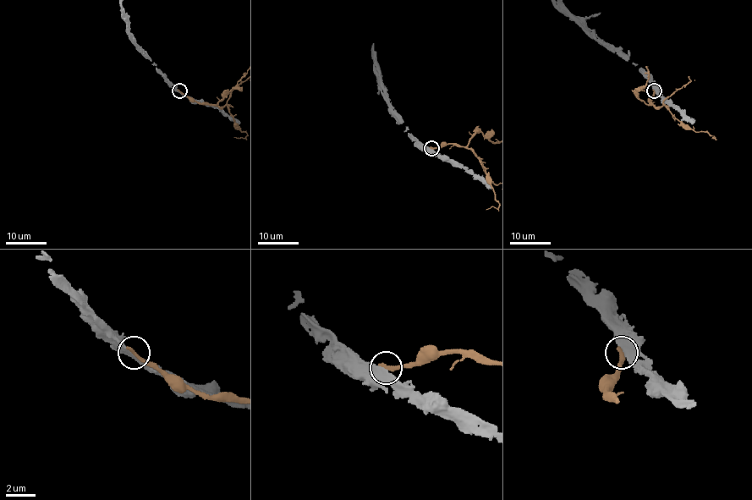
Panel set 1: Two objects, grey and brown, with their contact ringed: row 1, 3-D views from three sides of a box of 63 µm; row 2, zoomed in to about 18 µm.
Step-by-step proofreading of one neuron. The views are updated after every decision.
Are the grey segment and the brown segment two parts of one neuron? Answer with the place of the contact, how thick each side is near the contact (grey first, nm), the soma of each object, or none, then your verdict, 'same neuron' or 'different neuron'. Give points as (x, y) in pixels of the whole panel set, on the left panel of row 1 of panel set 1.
place (179, 90); calibres 480 and 320 nm; soma grey none; soma brown none; different neuron

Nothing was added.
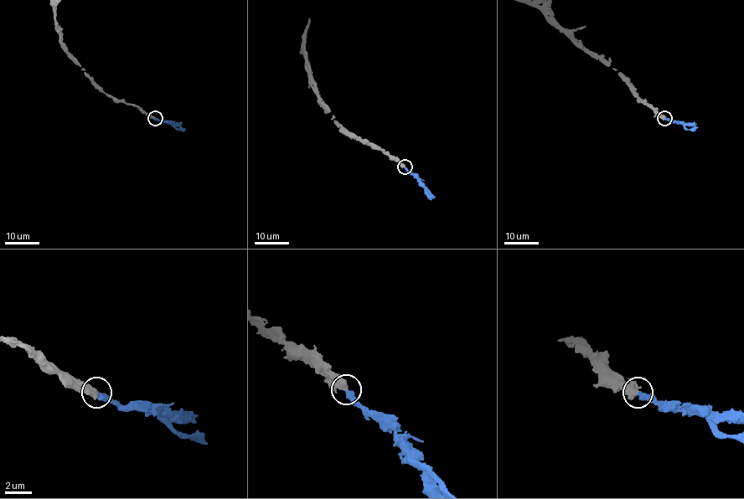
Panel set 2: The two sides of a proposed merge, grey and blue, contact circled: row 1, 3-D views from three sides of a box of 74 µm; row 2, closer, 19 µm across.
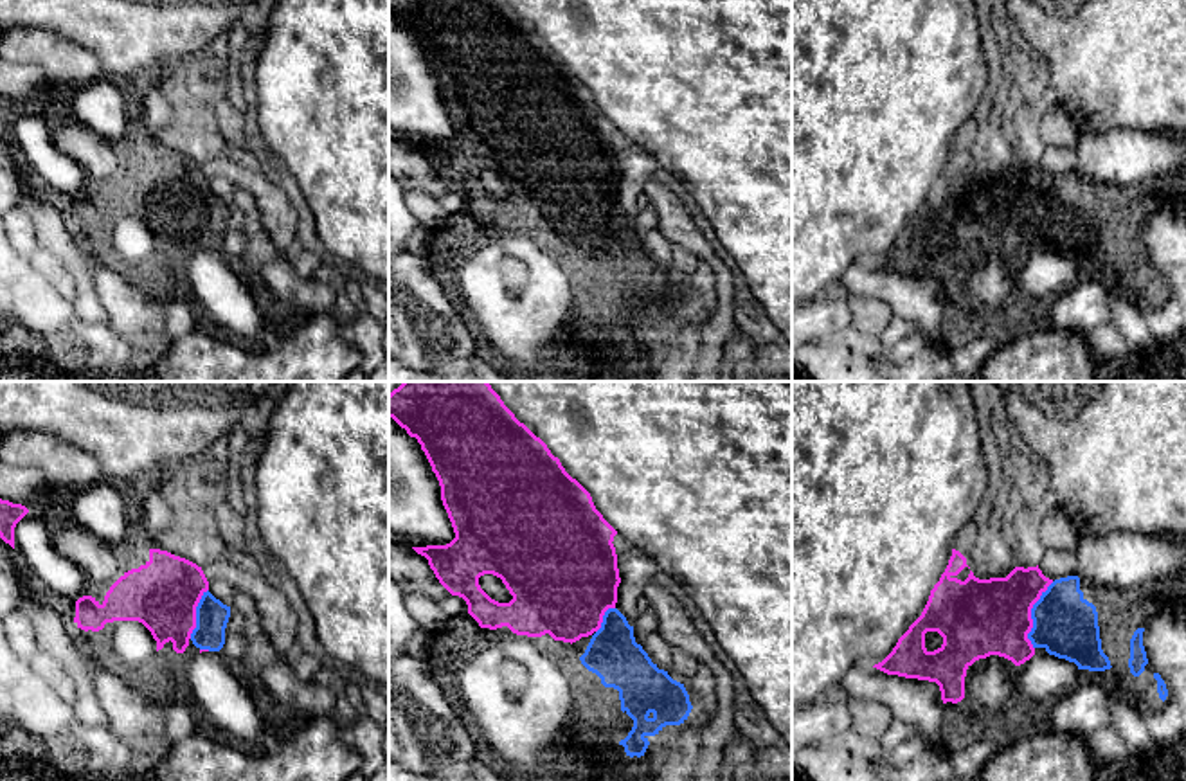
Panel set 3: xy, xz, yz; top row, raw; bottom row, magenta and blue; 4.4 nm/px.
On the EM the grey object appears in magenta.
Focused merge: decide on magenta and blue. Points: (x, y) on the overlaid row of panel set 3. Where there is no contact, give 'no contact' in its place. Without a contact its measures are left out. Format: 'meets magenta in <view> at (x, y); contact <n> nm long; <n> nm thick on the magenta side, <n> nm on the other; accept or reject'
meets magenta in yz at (1030, 616); contact 320 nm long; 360 nm thick on the magenta side, 280 nm on the other; accept

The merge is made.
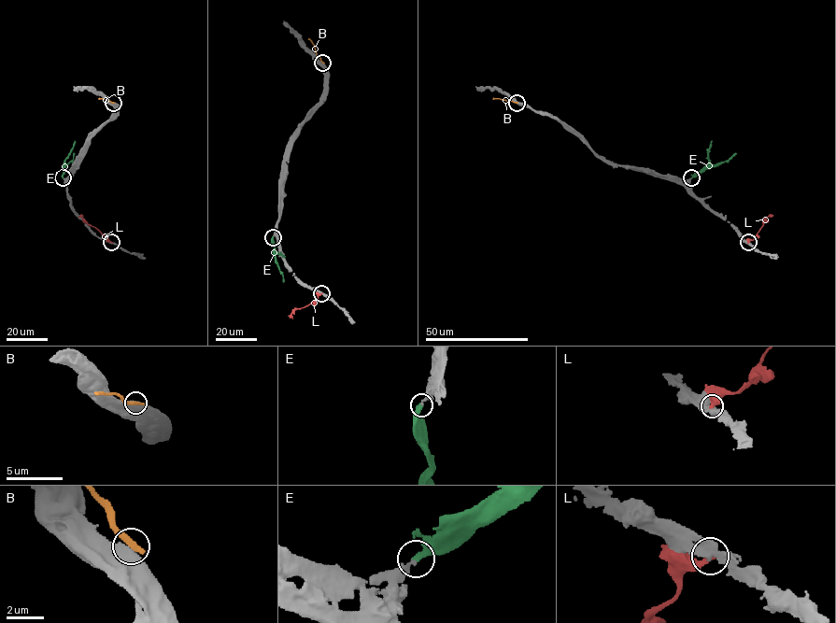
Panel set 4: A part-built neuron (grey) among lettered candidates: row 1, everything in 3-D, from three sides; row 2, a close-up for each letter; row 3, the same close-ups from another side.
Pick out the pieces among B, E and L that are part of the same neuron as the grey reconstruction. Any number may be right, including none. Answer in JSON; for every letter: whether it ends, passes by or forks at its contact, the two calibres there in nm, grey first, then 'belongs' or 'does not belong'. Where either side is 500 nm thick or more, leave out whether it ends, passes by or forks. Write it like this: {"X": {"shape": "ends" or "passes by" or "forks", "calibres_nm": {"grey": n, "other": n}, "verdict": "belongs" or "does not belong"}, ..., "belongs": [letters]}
{"B": {"calibres_nm": {"grey": 700, "other": 400}, "verdict": "does not belong"}, "E": {"shape": "ends", "calibres_nm": {"grey": 240, "other": 320}, "verdict": "belongs"}, "L": {"shape": "ends", "calibres_nm": {"grey": 380, "other": 360}, "verdict": "does not belong"}, "belongs": ["E"]}

